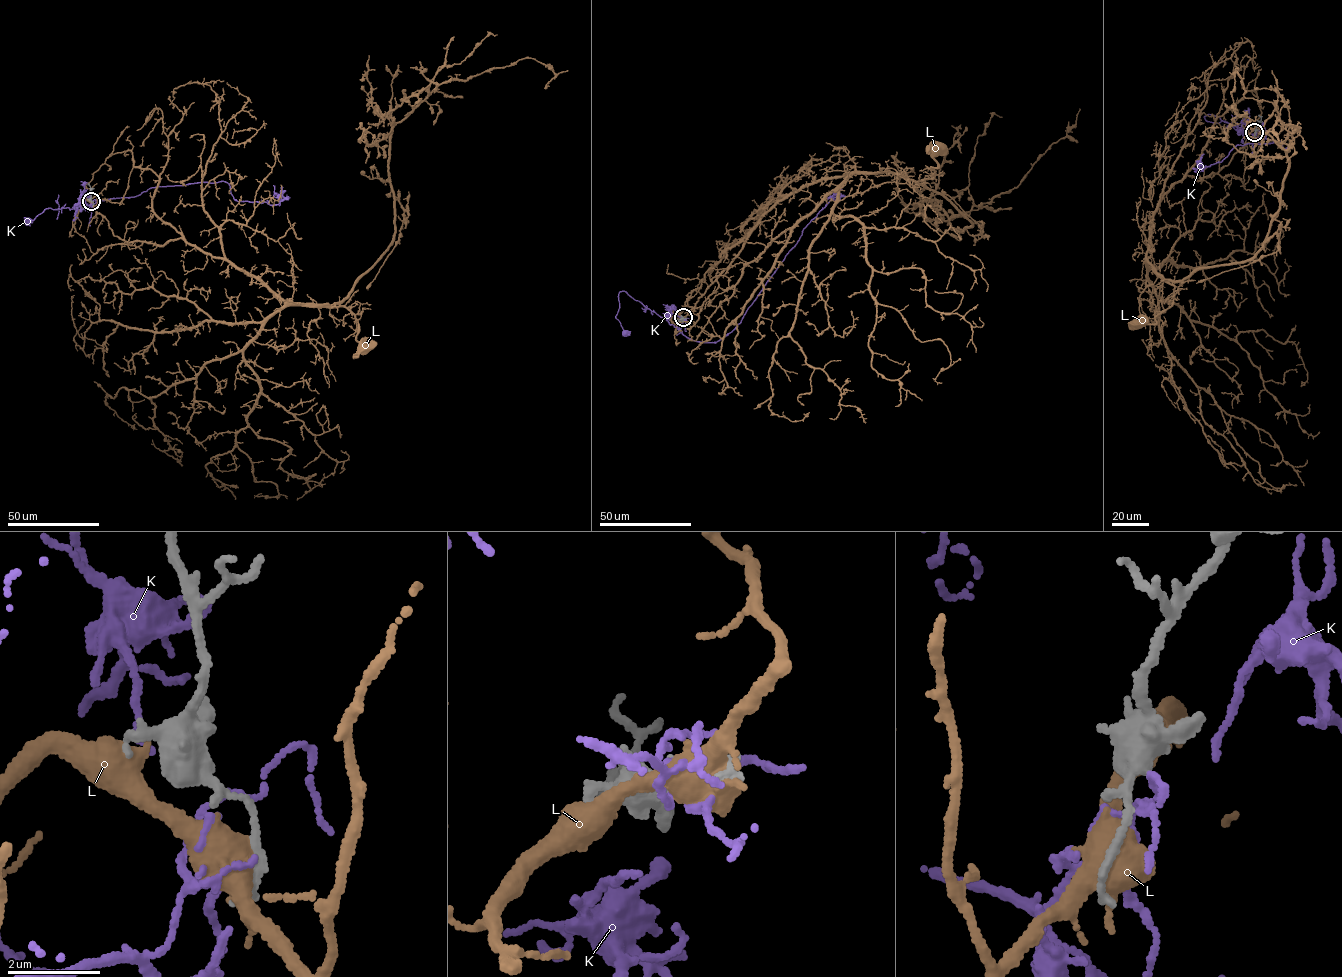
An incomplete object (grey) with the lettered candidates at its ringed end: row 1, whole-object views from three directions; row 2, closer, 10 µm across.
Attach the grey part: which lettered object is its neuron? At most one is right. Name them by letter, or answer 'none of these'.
K

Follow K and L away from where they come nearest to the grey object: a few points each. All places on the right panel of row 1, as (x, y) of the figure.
K: (1254, 133), (1246, 135), (1243, 128), (1217, 116), (1204, 117), (1242, 130)
L: (1254, 133), (1218, 173), (1187, 175), (1161, 200), (1146, 258), (1174, 287), (1173, 302), (1155, 323), (1136, 322)

